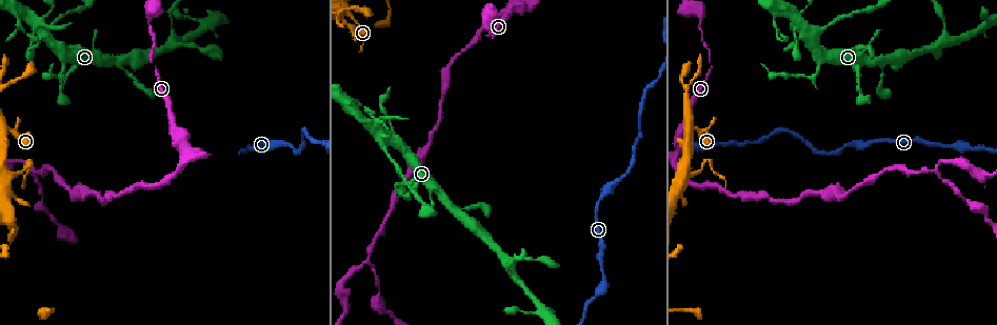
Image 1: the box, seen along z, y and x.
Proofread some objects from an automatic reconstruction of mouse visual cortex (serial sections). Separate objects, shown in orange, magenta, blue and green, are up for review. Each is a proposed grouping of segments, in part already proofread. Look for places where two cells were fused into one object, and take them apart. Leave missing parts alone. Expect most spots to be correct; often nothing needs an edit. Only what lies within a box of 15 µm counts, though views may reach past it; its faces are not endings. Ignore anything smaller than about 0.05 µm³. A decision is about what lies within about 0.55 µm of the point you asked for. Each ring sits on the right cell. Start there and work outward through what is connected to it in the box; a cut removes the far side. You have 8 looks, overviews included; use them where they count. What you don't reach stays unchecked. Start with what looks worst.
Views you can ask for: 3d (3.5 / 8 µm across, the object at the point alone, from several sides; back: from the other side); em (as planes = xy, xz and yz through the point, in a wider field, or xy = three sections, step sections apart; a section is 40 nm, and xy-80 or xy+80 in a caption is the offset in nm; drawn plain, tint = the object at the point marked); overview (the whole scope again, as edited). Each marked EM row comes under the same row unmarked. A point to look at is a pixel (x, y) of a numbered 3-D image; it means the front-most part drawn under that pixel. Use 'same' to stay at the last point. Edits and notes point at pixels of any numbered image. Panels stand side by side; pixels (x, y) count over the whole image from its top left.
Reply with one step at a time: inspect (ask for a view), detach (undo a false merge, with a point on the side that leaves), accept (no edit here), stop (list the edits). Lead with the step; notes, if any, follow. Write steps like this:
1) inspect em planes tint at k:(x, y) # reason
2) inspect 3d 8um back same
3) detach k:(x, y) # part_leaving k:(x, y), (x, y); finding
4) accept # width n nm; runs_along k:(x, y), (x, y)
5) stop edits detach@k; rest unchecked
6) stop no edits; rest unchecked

inspect 3d 8um at 1:(368, 261)

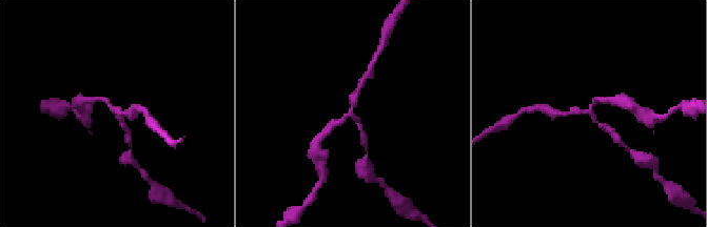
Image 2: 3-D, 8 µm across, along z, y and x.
inspect em xy step 3 tint at 2:(590, 111) # arms 3; arm_widths 150, 200, 200 nm

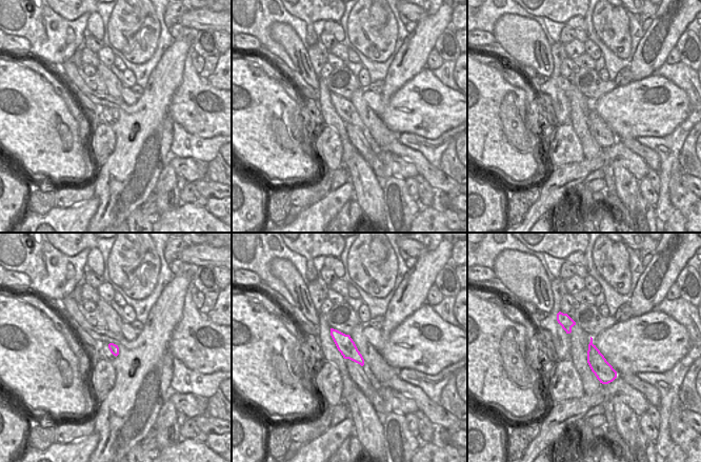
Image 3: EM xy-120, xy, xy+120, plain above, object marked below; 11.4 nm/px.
accept # runs_along 2:(562, 115), (590, 111), (594, 120), (608, 128); one cell here

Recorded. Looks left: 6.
inspect 3d 3.5um at 1:(60, 76) # abrupt turn

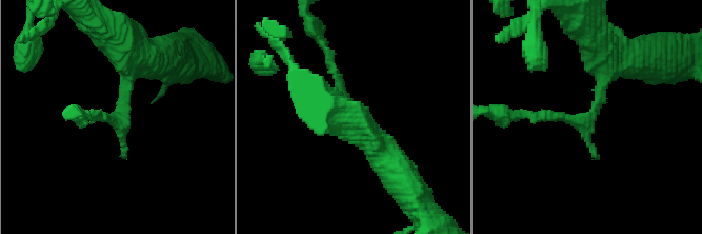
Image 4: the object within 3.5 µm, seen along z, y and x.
inspect em planes tint at 4:(120, 115) # now the EM

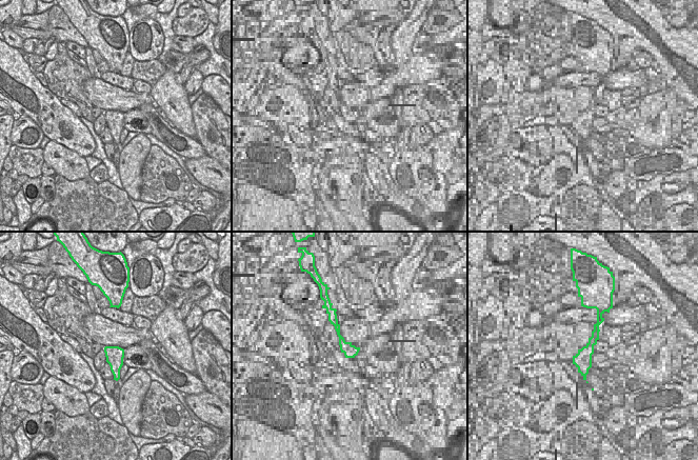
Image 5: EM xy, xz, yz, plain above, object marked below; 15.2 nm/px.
inspect em xy step 5 tint same # another direction

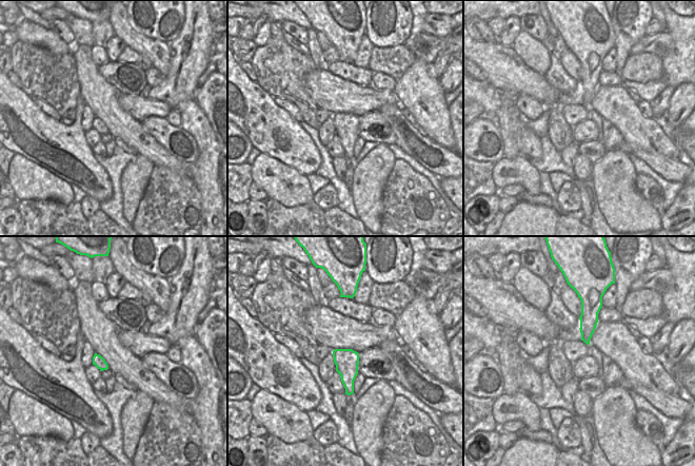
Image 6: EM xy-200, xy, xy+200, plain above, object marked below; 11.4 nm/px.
accept # runs_along 4:(615, 55), (587, 119), (528, 116); one cell here

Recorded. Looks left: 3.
inspect 3d 3.5um back at 1:(343, 21)

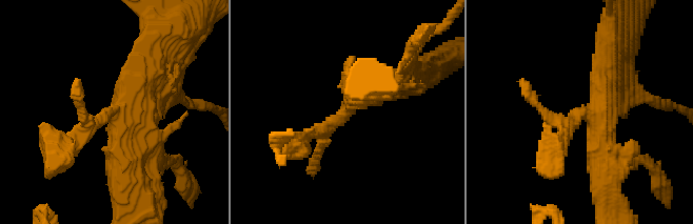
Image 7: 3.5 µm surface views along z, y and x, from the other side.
inspect em xy step 2 tint at 7:(107, 112)

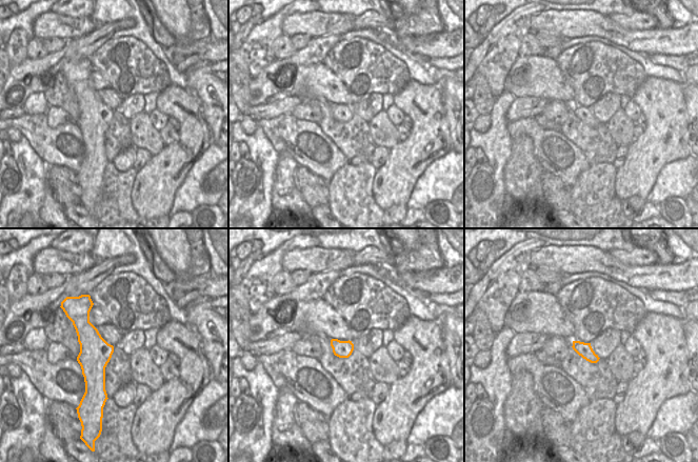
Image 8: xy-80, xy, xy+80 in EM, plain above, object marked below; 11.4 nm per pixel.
accept # runs_along 8:(87, 308), (84, 329), (102, 390); one cell here

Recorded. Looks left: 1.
stop no edits; rest unchecked

